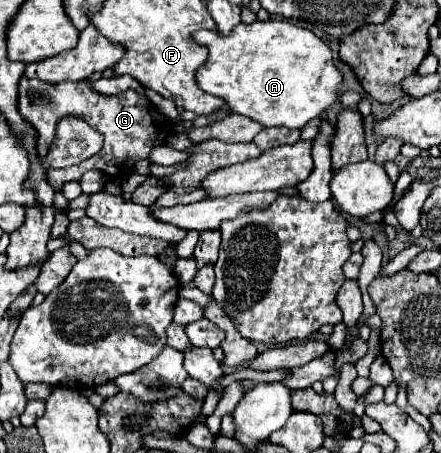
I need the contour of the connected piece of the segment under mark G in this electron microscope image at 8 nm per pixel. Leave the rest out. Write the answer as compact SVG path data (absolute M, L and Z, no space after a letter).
M21 77L19 93L17 93L17 109L21 117L31 123L37 129L37 151L45 155L49 149L53 137L55 137L55 125L65 115L81 115L91 127L101 131L105 135L105 143L97 155L83 161L79 167L67 167L67 169L51 169L47 173L47 181L51 187L59 189L67 181L79 181L81 175L89 169L103 171L109 177L123 179L131 173L133 163L139 159L147 159L149 151L155 145L163 145L167 137L171 135L171 121L159 113L159 109L145 97L137 95L135 91L123 91L117 95L99 95L95 93L85 81L79 83L41 83L39 79L25 79Z

